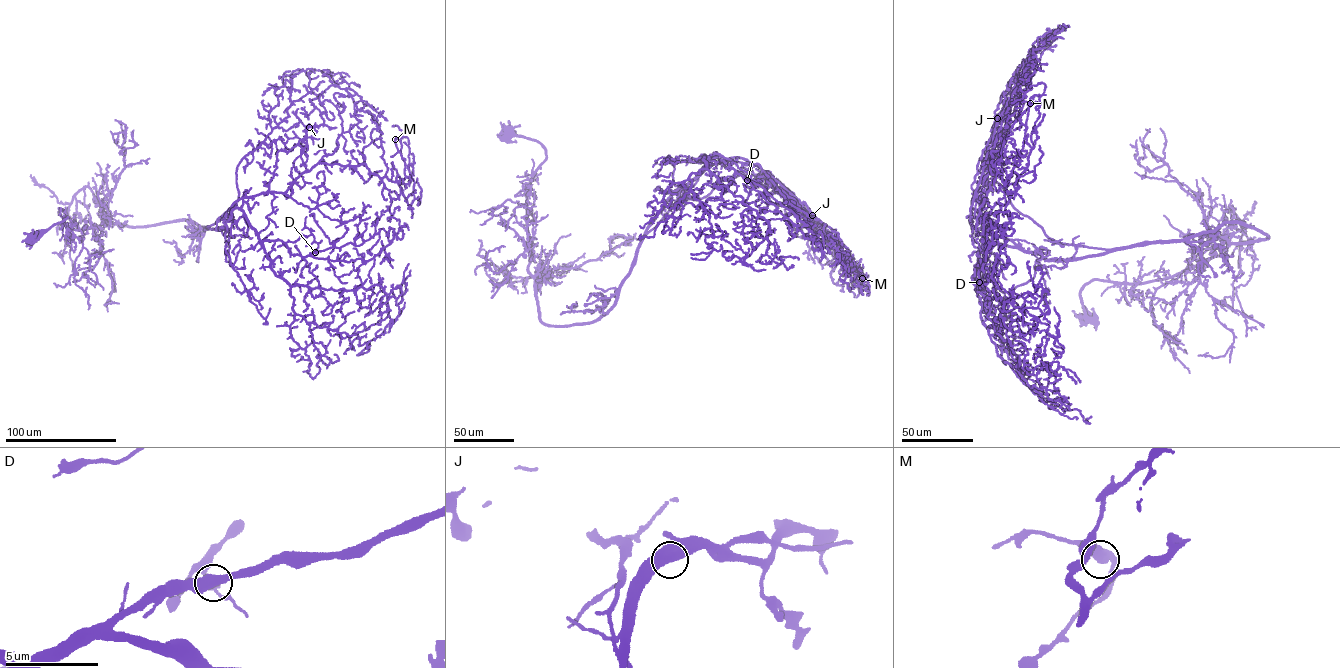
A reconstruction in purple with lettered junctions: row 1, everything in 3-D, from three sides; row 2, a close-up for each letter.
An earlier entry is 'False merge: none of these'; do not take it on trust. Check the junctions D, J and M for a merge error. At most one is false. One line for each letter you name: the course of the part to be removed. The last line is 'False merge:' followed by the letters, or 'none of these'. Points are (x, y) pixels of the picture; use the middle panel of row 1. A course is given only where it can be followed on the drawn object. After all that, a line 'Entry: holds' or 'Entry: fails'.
J: foreign part runs (812, 215), (785, 188)
False merge: J
Entry: fails

